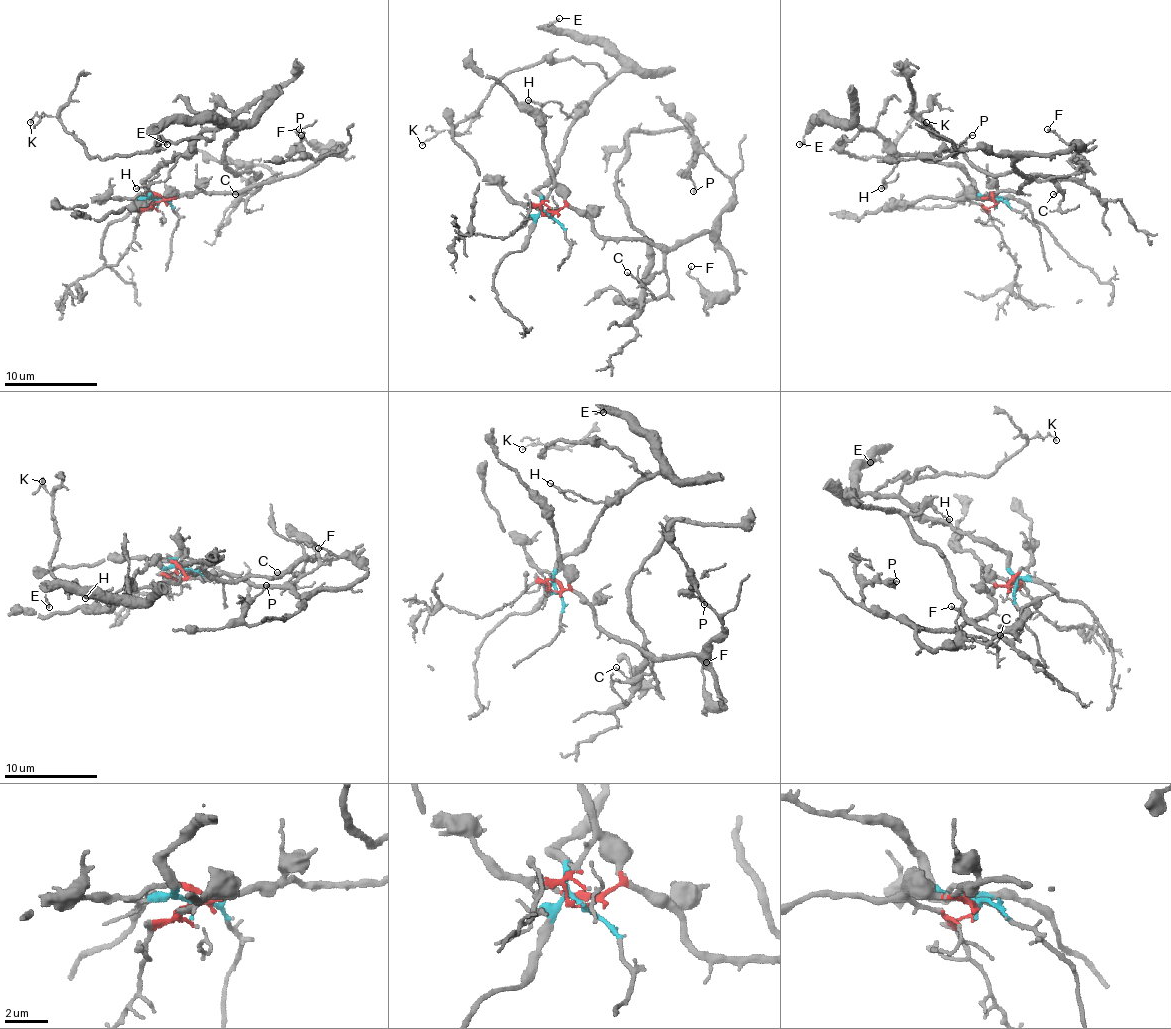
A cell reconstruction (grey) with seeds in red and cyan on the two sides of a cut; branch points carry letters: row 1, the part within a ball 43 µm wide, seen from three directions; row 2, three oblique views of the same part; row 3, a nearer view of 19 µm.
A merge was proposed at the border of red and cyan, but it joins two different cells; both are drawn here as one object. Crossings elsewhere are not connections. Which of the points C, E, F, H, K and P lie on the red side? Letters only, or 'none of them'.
C, F, P

